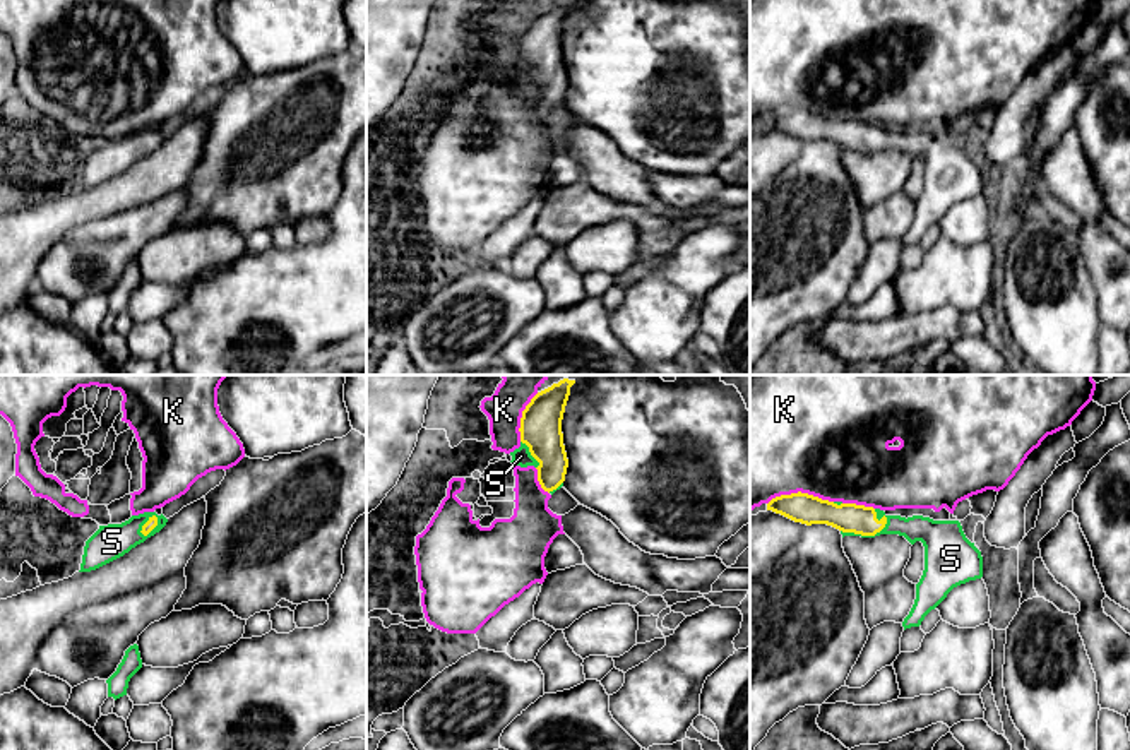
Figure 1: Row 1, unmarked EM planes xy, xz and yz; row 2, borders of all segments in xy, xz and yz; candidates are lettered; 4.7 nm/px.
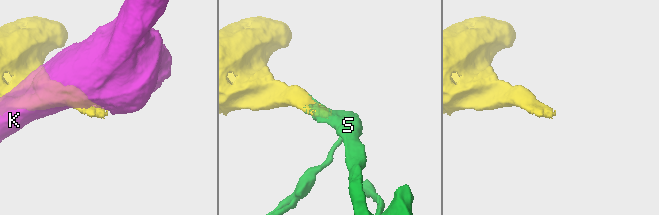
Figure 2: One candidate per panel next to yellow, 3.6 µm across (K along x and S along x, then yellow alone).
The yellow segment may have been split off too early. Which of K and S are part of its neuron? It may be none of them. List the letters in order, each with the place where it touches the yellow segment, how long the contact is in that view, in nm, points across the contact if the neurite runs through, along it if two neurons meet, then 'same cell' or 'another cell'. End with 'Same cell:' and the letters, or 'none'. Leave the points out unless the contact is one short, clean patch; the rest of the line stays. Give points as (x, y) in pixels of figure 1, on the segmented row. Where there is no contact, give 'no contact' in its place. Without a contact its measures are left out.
K: meets yellow in yz at (800, 492); contact 320 nm long; another cell
S: meets yellow in yz at (867, 535); contact 240 nm long; same cell
Same cell: S

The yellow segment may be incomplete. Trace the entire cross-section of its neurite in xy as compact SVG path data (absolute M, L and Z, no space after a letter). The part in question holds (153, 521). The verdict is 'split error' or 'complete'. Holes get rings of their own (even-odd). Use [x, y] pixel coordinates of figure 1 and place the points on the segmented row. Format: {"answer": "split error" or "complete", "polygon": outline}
{"answer": "split error", "polygon": "M144 512L132 515L122 524L99 526L99 529L86 541L79 572L96 570L123 557L132 548L159 533L166 522L168 519L163 514Z"}

